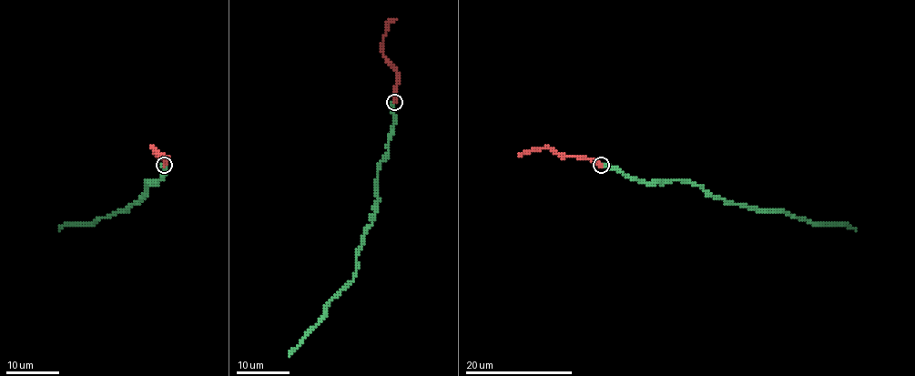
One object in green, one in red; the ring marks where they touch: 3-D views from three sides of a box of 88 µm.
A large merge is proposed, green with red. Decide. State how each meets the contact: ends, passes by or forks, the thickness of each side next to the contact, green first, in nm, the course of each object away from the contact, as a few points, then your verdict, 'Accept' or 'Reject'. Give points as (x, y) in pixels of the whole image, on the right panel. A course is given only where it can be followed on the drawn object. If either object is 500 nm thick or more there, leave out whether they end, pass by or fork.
At the ring green ends. At the ring red ends. Thickness 400 nm (green) against 420 nm. Course of green: (601, 165), (644, 182), (693, 182), (726, 202), (755, 210), (783, 210), (814, 223), (847, 223), (857, 230). Course of red: (601, 165), (584, 157), (562, 157), (551, 148), (536, 148), (518, 157). Reject

